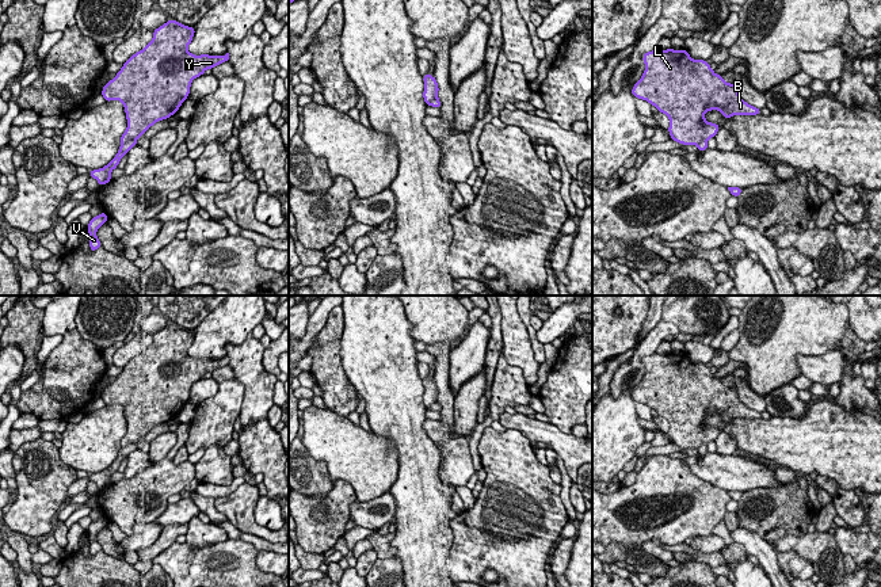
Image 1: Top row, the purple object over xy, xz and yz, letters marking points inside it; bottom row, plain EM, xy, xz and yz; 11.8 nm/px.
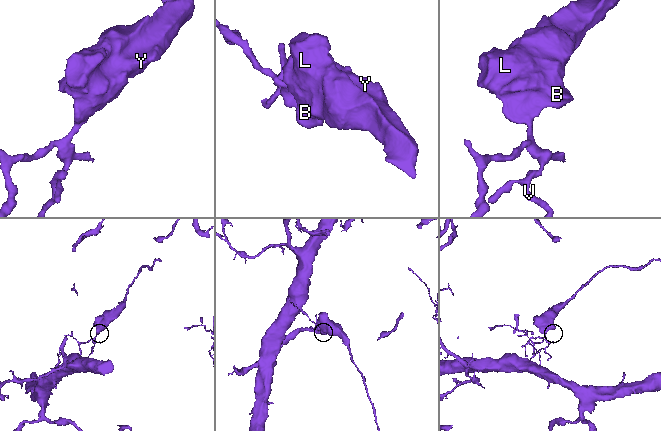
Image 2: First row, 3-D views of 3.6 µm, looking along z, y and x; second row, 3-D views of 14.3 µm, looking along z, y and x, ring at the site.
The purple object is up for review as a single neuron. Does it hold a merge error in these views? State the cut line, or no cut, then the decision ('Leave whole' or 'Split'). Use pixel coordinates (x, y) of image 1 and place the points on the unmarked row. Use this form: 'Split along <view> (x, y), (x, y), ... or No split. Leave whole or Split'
Split along xy (137, 441), (121, 448). Split

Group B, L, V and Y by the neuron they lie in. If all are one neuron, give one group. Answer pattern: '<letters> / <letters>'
B L Y / V

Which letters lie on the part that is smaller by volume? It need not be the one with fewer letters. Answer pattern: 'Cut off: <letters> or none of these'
Cut off: B, L, Y

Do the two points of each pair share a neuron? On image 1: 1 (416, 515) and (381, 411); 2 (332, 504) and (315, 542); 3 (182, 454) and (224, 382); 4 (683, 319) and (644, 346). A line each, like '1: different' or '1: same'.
1: same
2: same
3: different
4: different

